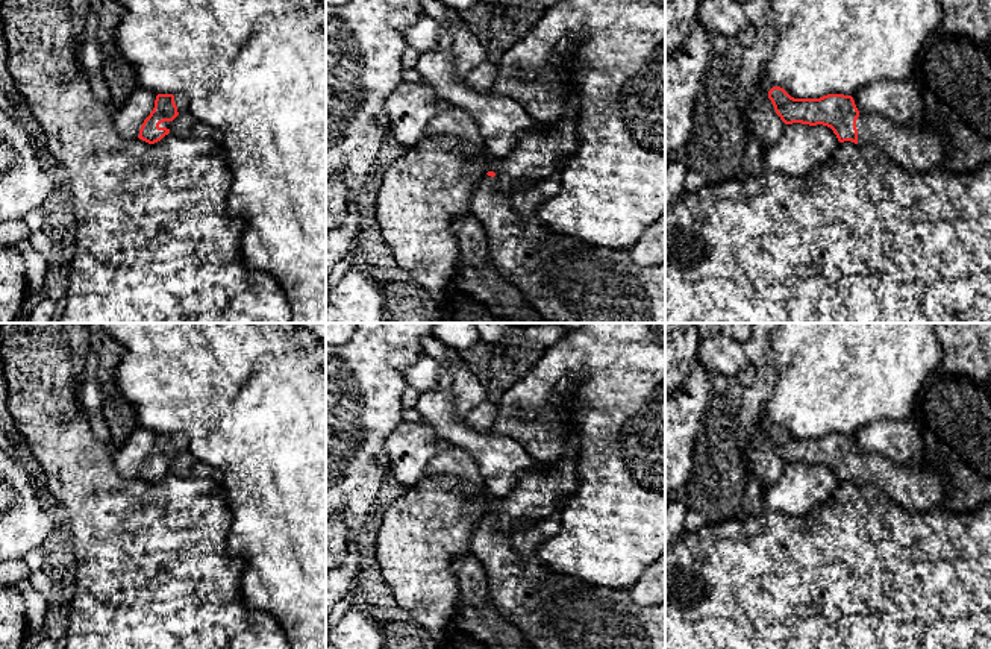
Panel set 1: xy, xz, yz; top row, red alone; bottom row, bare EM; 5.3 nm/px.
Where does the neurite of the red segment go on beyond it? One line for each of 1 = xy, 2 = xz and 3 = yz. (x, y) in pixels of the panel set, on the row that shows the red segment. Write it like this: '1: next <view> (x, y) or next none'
1: next xy (181, 100)
2: next xz (567, 281)
3: next yz (914, 149)

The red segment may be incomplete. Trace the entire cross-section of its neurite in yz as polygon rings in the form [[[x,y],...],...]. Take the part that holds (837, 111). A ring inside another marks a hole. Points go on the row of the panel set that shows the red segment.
[[[773,86],[768,91],[768,99],[785,124],[802,123],[809,126],[827,126],[833,130],[839,143],[852,141],[859,146],[873,144],[908,170],[932,173],[938,168],[944,168],[947,143],[939,135],[921,130],[915,124],[899,126],[879,114],[861,114],[852,96],[827,94],[820,99],[794,99],[783,88]]]

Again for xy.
[[[183,92],[158,94],[155,108],[144,120],[138,138],[155,144],[170,133],[173,120],[188,112],[188,97]]]

